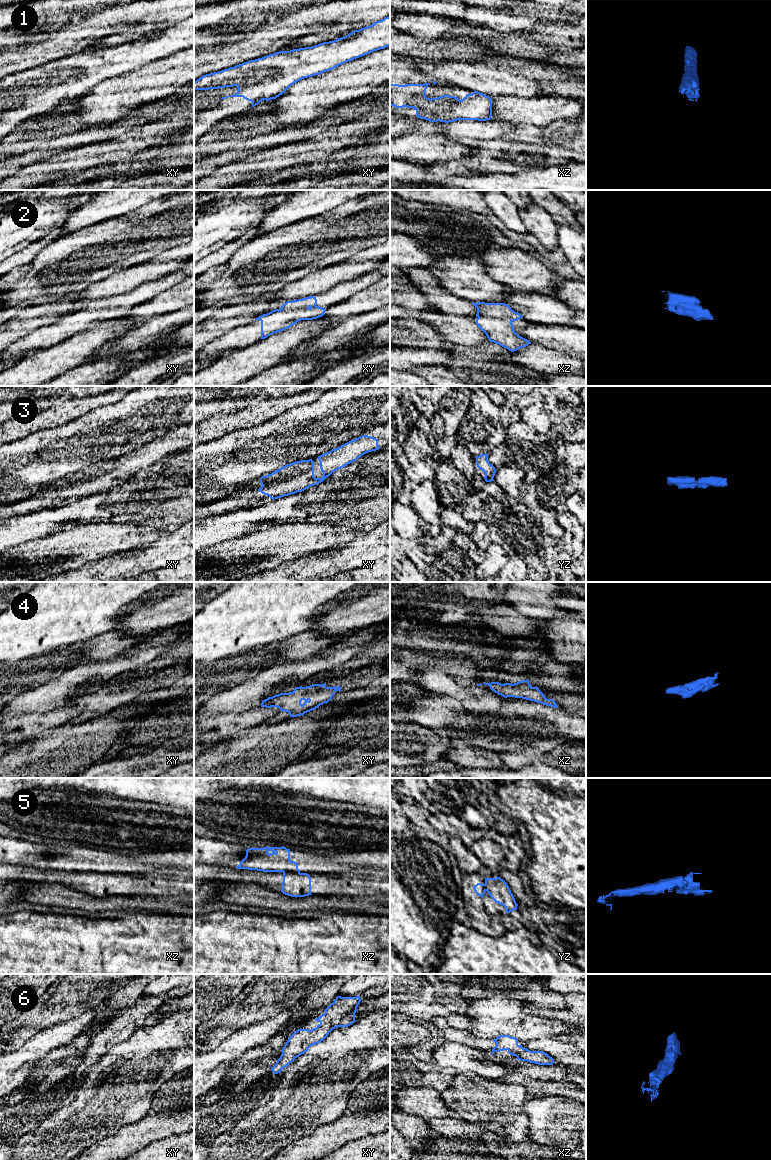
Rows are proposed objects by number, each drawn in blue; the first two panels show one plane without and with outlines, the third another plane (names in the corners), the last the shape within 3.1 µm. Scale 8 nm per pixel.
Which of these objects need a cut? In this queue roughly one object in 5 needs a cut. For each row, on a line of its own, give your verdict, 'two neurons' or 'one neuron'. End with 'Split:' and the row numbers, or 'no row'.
1: one neuron
2: one neuron
3: one neuron
4: one neuron
5: two neurons
6: one neuron
Split: 5

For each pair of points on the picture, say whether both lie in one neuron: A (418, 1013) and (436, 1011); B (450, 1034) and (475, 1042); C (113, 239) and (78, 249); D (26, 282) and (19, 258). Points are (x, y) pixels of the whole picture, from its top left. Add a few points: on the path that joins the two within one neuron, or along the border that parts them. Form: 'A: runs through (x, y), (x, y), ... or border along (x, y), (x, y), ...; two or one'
A: runs through (422, 1011), (432, 1011); one
B: runs through (456, 1035), (462, 1035), (469, 1039); one
C: runs through (104, 248), (87, 249); one
D: border along (31, 261), (18, 266), (10, 272); two

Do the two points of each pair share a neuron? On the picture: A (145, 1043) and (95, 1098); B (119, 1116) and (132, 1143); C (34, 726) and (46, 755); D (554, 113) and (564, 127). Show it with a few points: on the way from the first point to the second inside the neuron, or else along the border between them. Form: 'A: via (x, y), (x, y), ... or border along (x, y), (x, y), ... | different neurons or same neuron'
A: via (141, 1060), (125, 1076), (125, 1083), (112, 1096) | same neuron
B: border along (146, 1116), (122, 1126), (117, 1131) | different neurons
C: border along (38, 735), (19, 745) | different neurons
D: border along (575, 116), (555, 119), (543, 126) | different neurons

